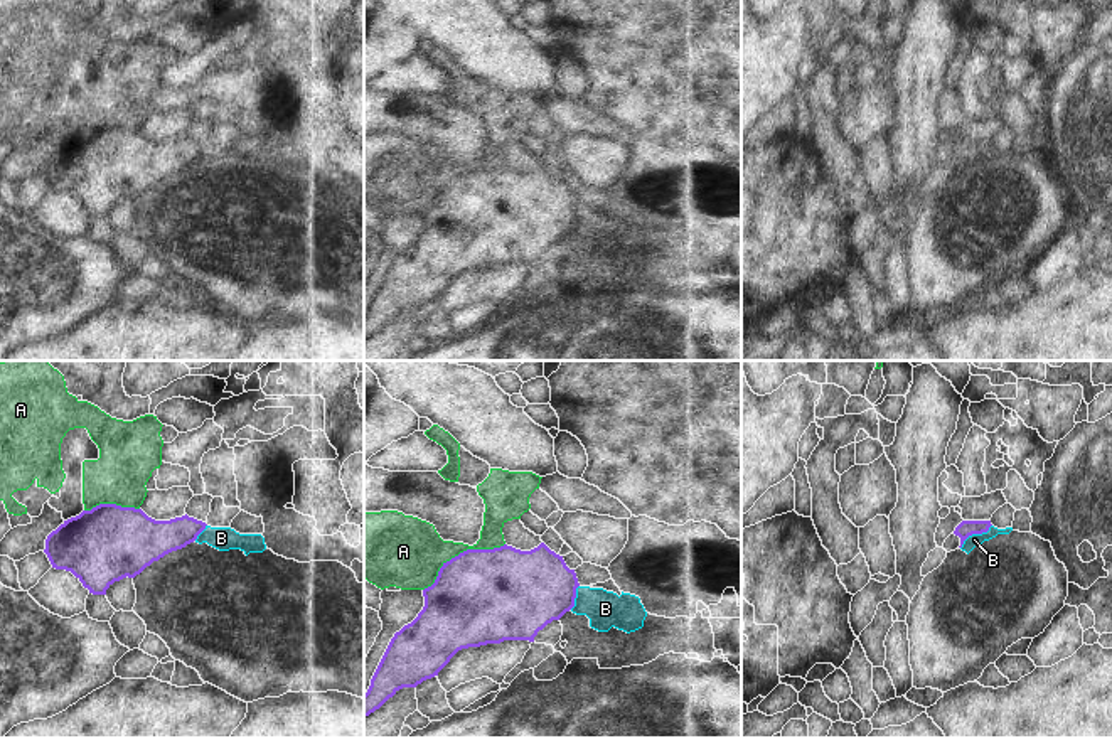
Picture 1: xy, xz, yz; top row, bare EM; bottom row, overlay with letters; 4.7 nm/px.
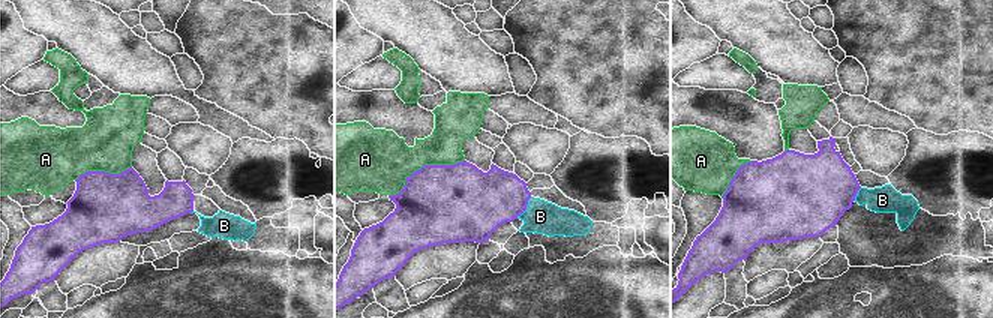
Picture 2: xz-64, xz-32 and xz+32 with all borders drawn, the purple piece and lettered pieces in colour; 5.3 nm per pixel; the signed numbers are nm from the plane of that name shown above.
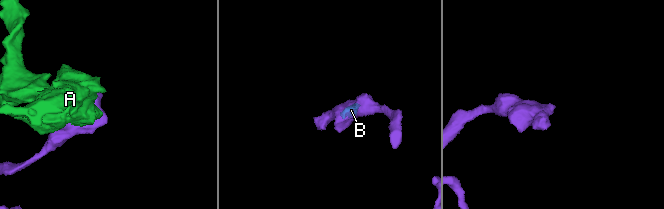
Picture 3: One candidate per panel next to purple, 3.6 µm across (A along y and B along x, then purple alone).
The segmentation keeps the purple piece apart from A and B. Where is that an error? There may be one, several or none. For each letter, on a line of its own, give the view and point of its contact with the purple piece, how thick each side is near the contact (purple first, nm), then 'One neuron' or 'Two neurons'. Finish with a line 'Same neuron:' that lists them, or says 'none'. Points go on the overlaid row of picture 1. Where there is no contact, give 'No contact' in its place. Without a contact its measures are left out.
A: Touches purple at xz (460, 553). Thickness 460 nm (purple) against 340 nm. Two neurons
B: Touches purple at yz (974, 533). Thickness 80 nm (purple) against 60 nm. Two neurons
Same neuron: none

